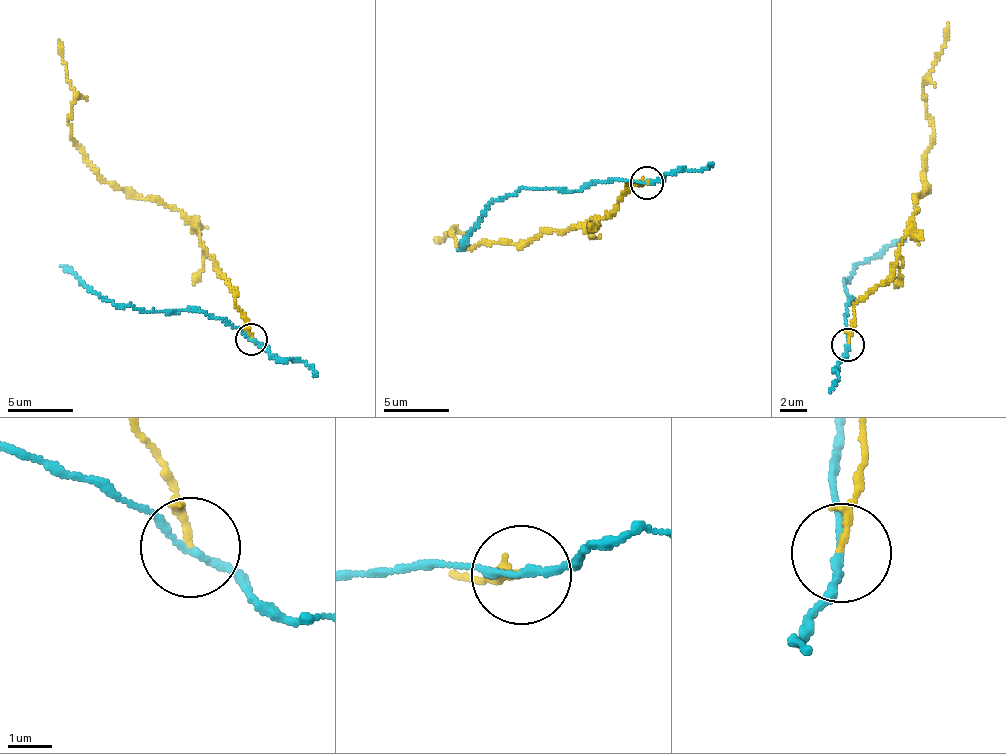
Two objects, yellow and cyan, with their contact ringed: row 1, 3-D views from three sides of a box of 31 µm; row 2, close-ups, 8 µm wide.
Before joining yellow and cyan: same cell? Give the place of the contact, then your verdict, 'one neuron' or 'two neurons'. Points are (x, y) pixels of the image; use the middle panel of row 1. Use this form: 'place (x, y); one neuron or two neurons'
place (646, 182); two neurons

